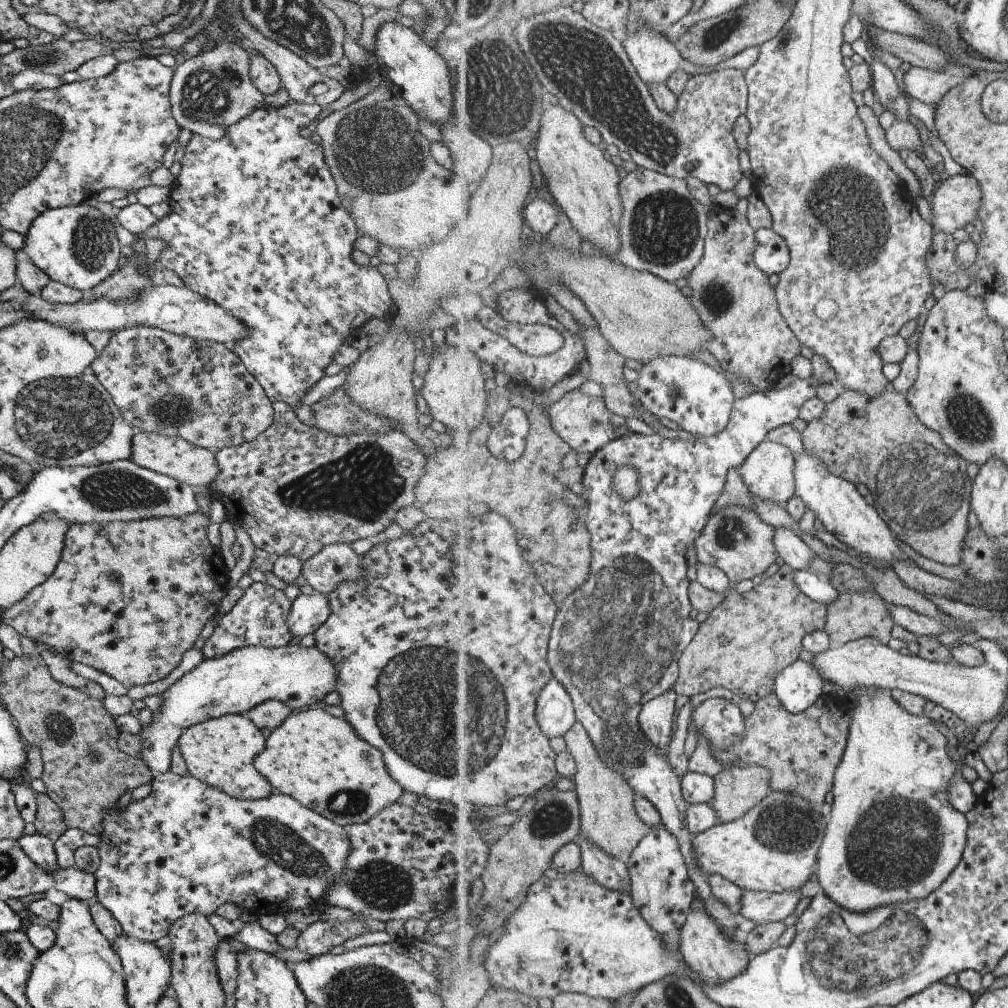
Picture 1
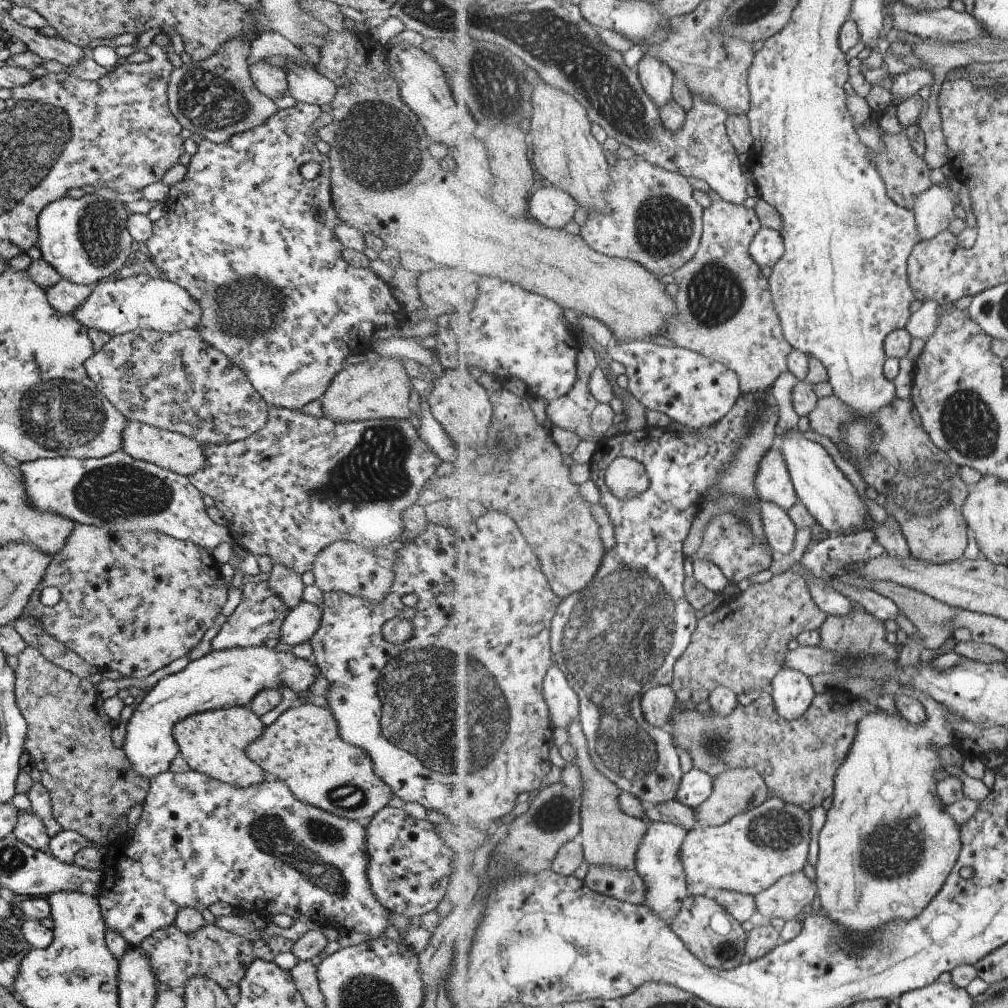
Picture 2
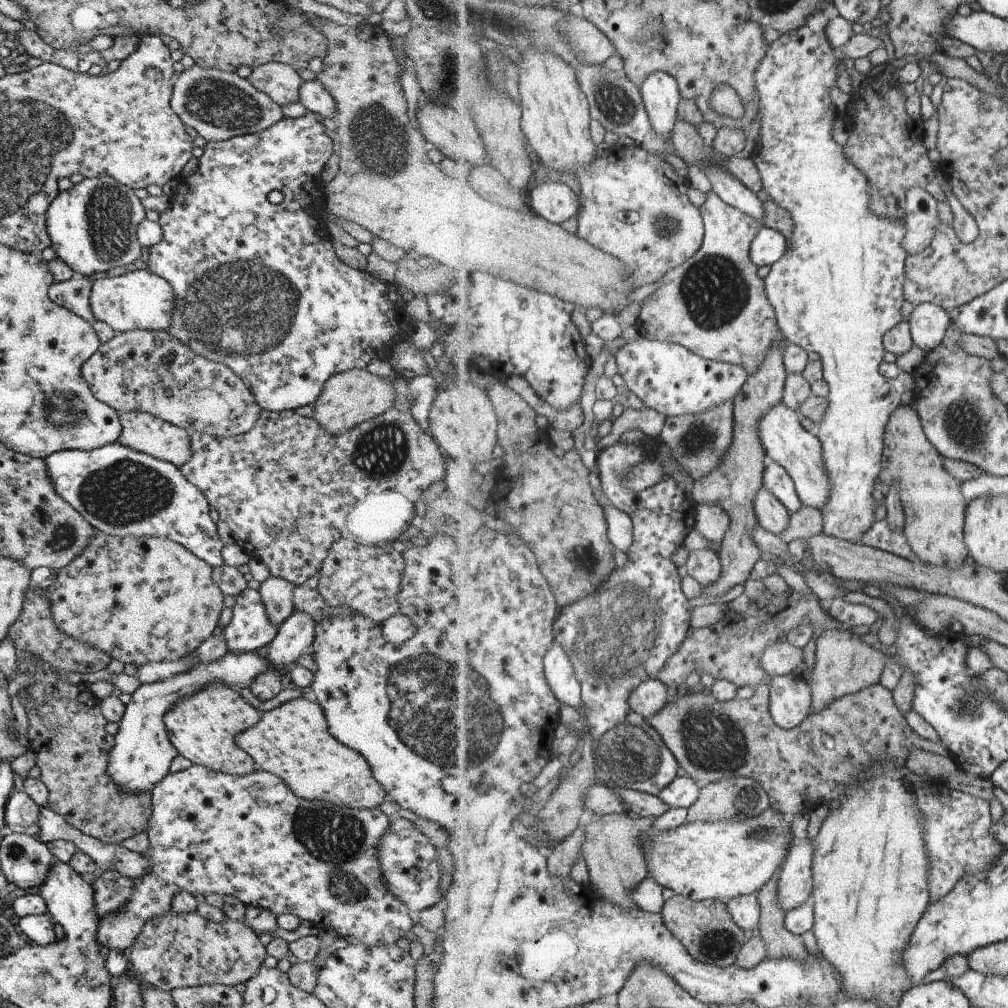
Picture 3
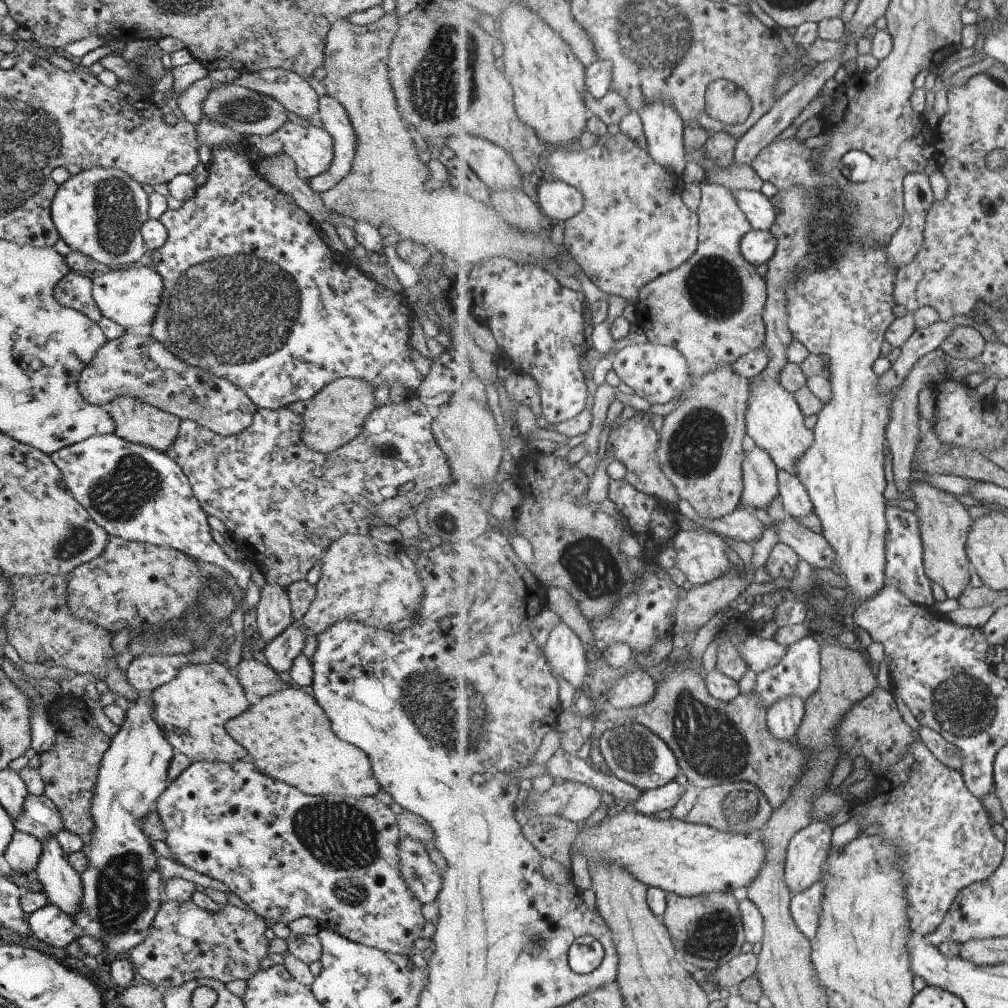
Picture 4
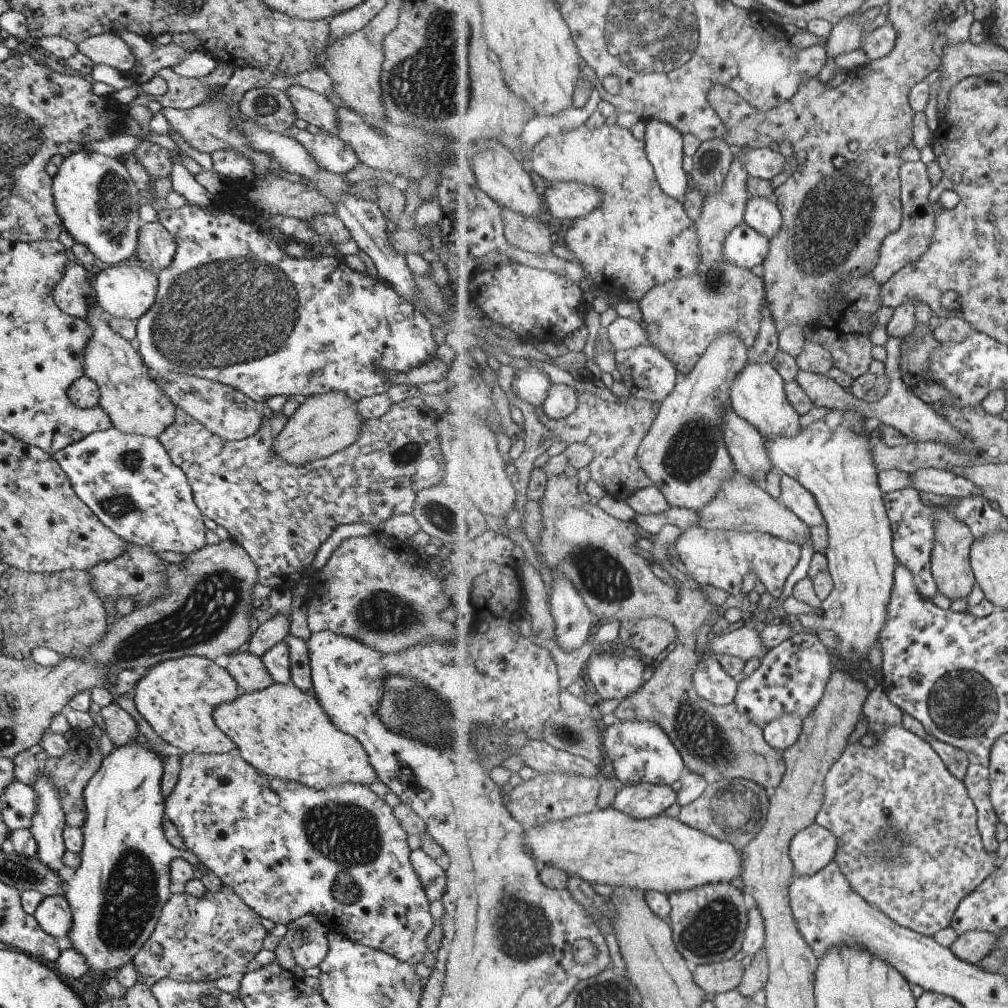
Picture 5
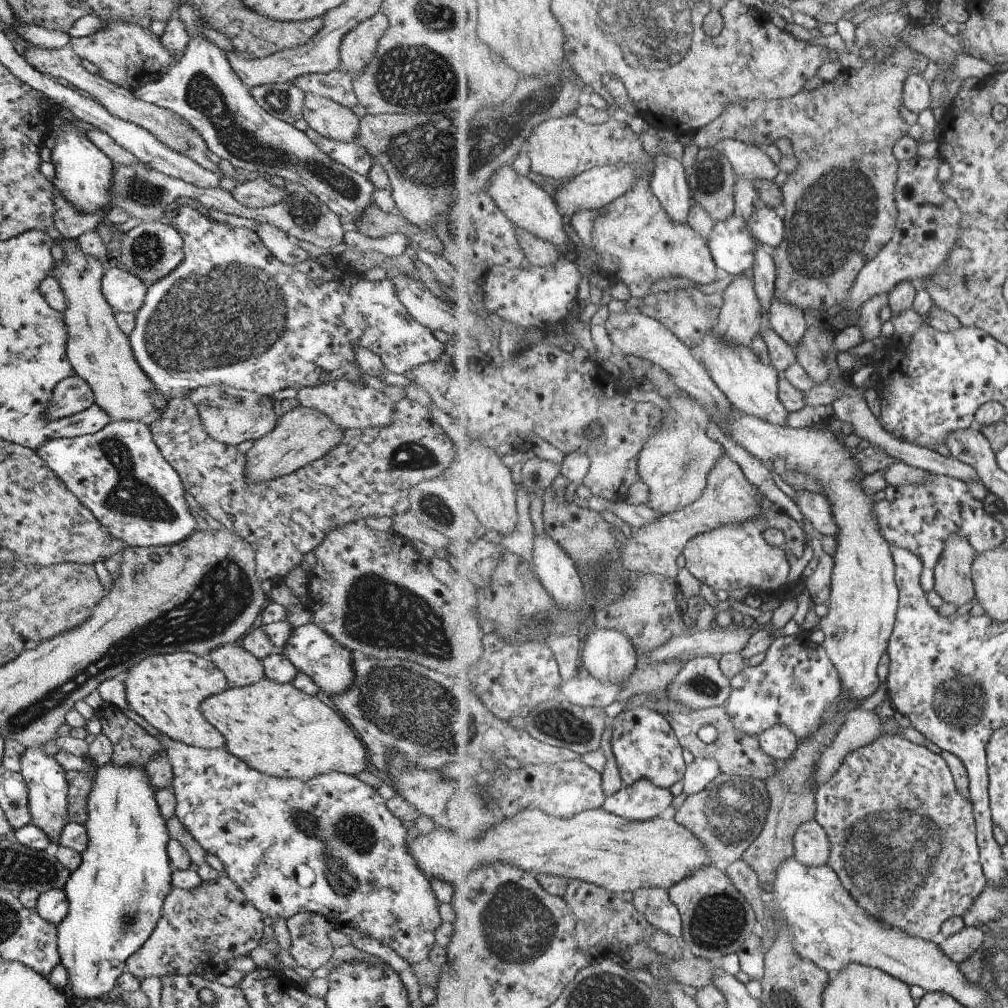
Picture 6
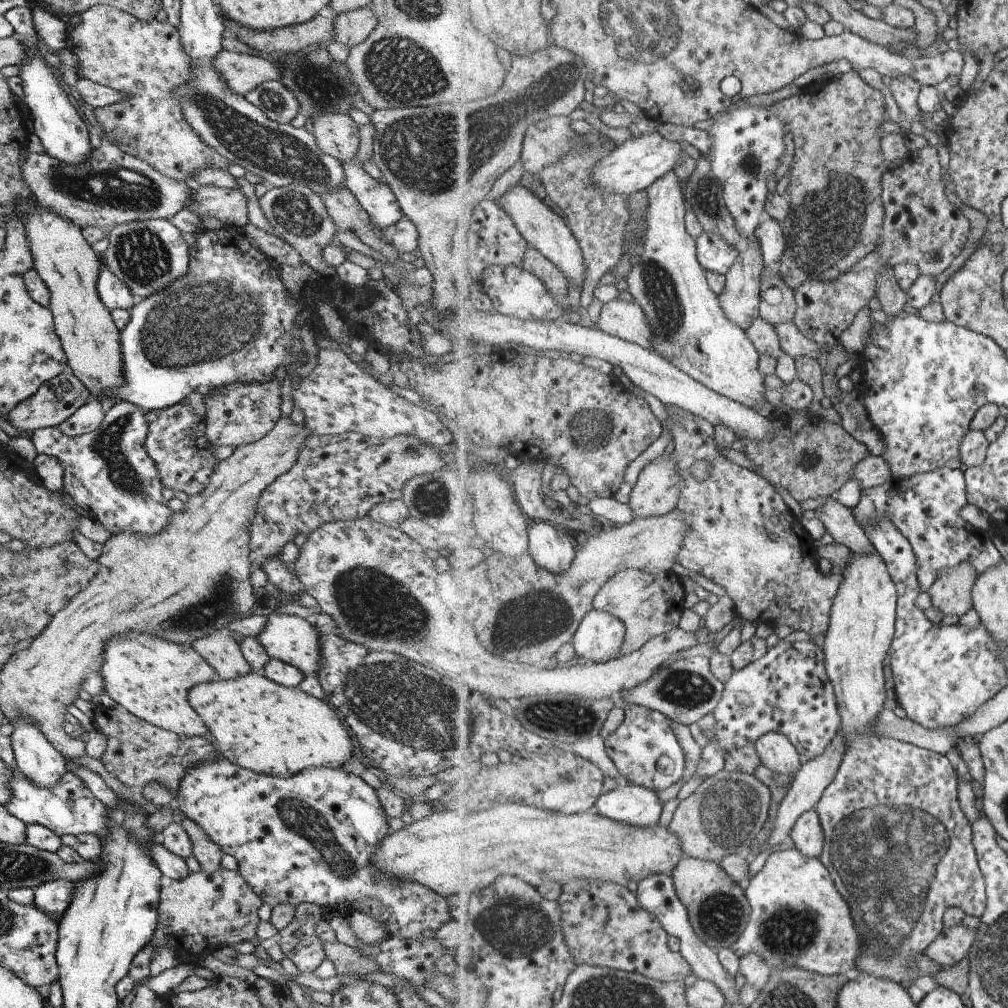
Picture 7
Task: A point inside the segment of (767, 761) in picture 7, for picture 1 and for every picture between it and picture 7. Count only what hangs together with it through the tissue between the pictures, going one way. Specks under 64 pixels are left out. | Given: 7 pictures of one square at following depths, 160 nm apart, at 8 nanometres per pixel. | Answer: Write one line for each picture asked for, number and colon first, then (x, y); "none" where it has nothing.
1: (798, 687)
2: (793, 693)
3: (790, 697)
4: (785, 717)
5: (783, 732)
6: (780, 741)

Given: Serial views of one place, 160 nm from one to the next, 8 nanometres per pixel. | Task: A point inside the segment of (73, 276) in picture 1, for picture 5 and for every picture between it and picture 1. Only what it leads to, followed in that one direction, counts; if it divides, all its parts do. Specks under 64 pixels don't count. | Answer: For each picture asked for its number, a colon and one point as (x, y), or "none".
2: (83, 240)
3: (92, 227)
4: (98, 212)
5: (96, 200)

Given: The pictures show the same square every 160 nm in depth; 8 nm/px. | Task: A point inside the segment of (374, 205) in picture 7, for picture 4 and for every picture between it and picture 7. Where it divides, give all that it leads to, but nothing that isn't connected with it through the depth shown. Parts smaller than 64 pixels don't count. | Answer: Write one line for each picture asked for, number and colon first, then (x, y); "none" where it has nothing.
4: (310, 148)
5: (330, 154)
6: (351, 155)

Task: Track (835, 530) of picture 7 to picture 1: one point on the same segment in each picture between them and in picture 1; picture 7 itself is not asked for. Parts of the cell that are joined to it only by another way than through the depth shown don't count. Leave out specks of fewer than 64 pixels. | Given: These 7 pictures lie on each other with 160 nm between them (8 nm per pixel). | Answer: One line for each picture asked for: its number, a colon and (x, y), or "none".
1: (769, 472)
2: (773, 481)
3: (777, 479)
4: (796, 501)
5: (794, 495)
6: (816, 507)

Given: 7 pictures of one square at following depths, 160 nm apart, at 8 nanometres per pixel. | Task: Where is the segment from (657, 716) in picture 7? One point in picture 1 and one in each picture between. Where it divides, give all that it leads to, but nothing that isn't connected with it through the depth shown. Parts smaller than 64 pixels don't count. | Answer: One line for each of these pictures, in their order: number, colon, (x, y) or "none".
1: (617, 643)
2: (620, 637)
3: (622, 635)
4: (633, 753)
5: (641, 751)
6: (646, 747)

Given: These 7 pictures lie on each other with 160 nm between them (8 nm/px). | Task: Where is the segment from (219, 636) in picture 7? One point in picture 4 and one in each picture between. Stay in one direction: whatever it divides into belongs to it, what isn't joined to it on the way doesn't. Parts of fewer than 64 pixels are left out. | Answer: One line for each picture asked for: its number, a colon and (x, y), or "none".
4: (253, 676)
5: (247, 670)
6: (241, 668)

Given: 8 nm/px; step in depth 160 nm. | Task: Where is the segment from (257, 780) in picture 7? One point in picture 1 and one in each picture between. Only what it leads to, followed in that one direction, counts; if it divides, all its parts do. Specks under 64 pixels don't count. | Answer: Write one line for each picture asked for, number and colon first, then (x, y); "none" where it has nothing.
1: (187, 847)
2: (198, 841)
3: (248, 836)
4: (285, 854)
5: (286, 850)
6: (329, 846)

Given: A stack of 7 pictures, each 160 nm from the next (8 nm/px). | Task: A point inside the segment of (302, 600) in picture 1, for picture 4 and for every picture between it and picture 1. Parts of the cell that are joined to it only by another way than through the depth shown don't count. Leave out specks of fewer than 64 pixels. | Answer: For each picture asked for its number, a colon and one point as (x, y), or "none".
2: (301, 621)
3: (296, 632)
4: (279, 652)

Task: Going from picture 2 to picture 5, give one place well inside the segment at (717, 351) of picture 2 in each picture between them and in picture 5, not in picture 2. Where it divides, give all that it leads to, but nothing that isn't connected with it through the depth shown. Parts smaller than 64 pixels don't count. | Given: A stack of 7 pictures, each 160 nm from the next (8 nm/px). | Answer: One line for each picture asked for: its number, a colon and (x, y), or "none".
3: (715, 304)
4: (711, 308)
5: (684, 316)

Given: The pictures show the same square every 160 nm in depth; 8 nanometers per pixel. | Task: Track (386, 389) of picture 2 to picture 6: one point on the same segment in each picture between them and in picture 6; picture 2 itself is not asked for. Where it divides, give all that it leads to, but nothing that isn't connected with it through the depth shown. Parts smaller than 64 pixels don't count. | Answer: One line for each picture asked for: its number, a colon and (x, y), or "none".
3: (348, 398)
4: (332, 417)
5: (322, 424)
6: (301, 435)

